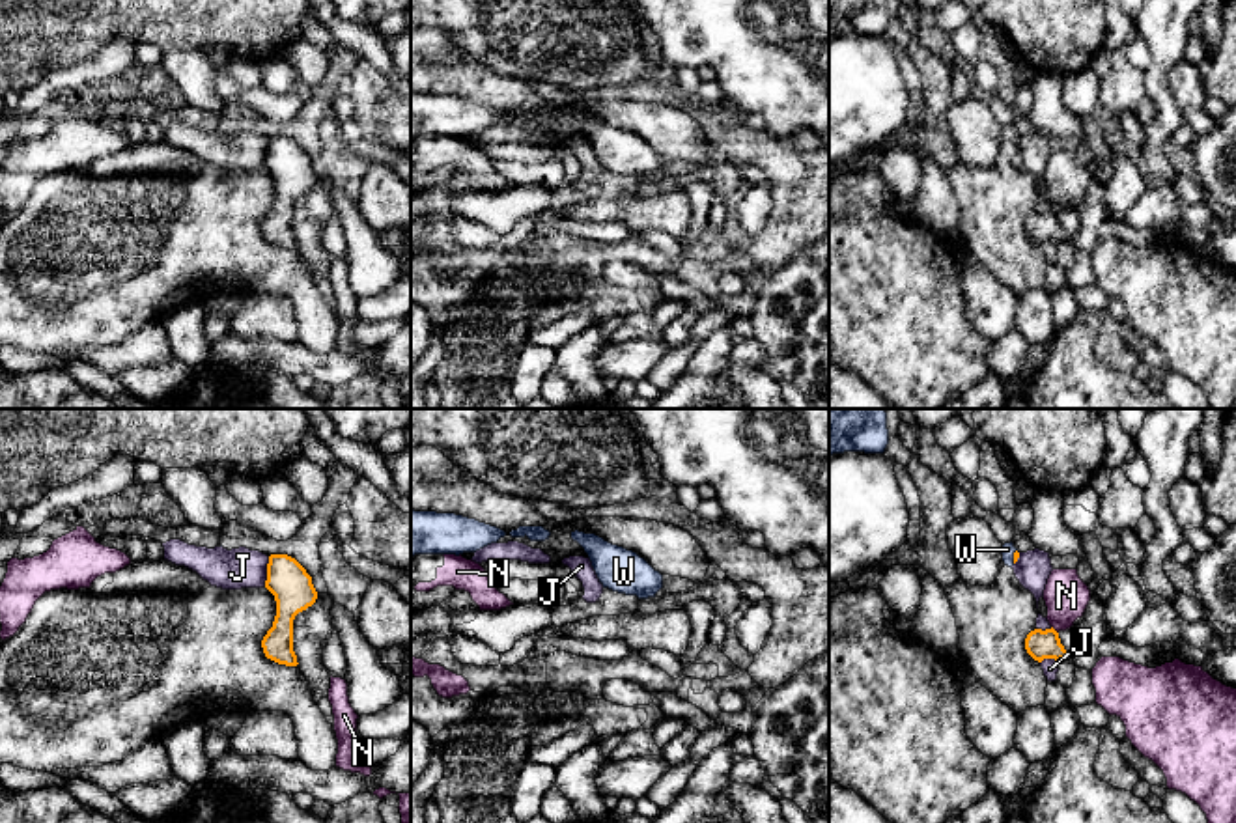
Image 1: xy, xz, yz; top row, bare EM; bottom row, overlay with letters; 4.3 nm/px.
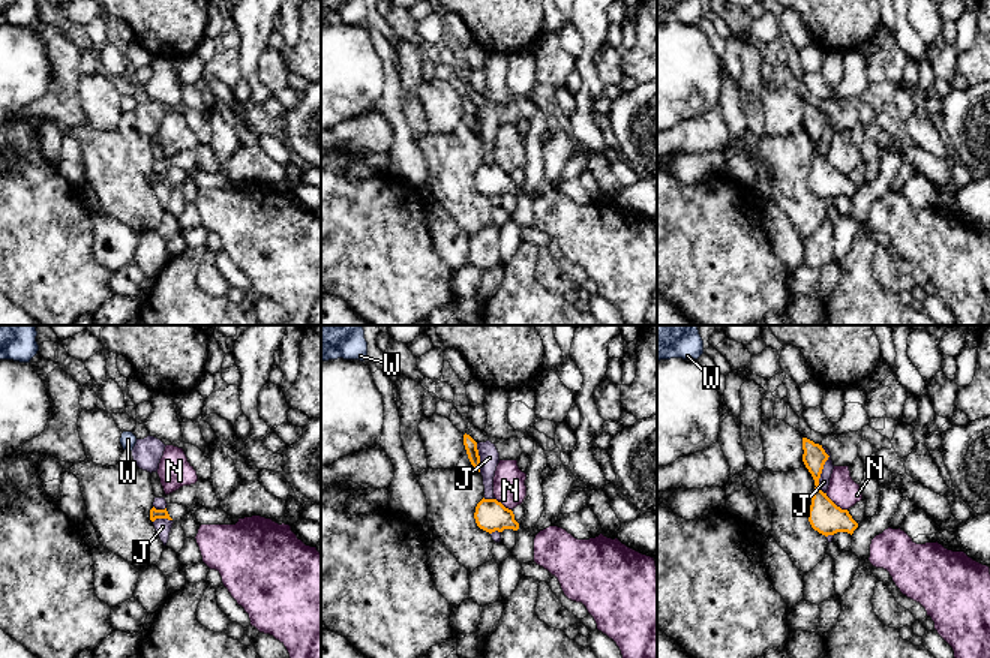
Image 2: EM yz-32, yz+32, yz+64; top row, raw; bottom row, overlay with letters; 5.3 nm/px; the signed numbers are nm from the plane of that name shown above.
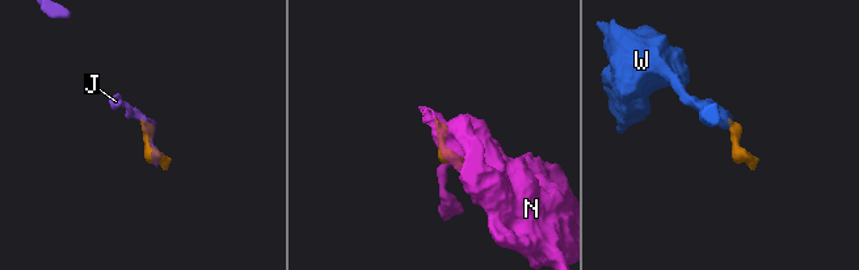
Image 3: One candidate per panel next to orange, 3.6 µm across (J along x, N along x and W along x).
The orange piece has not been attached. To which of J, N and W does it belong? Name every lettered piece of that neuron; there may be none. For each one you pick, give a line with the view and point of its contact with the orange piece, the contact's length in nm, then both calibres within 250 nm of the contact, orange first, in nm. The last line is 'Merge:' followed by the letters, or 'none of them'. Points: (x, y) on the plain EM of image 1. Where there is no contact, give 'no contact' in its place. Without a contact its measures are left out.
W: meets orange in yz at (1014, 139); contact 70 nm long; 30 nm thick on the orange side, 60 nm on the other
Merge: W

